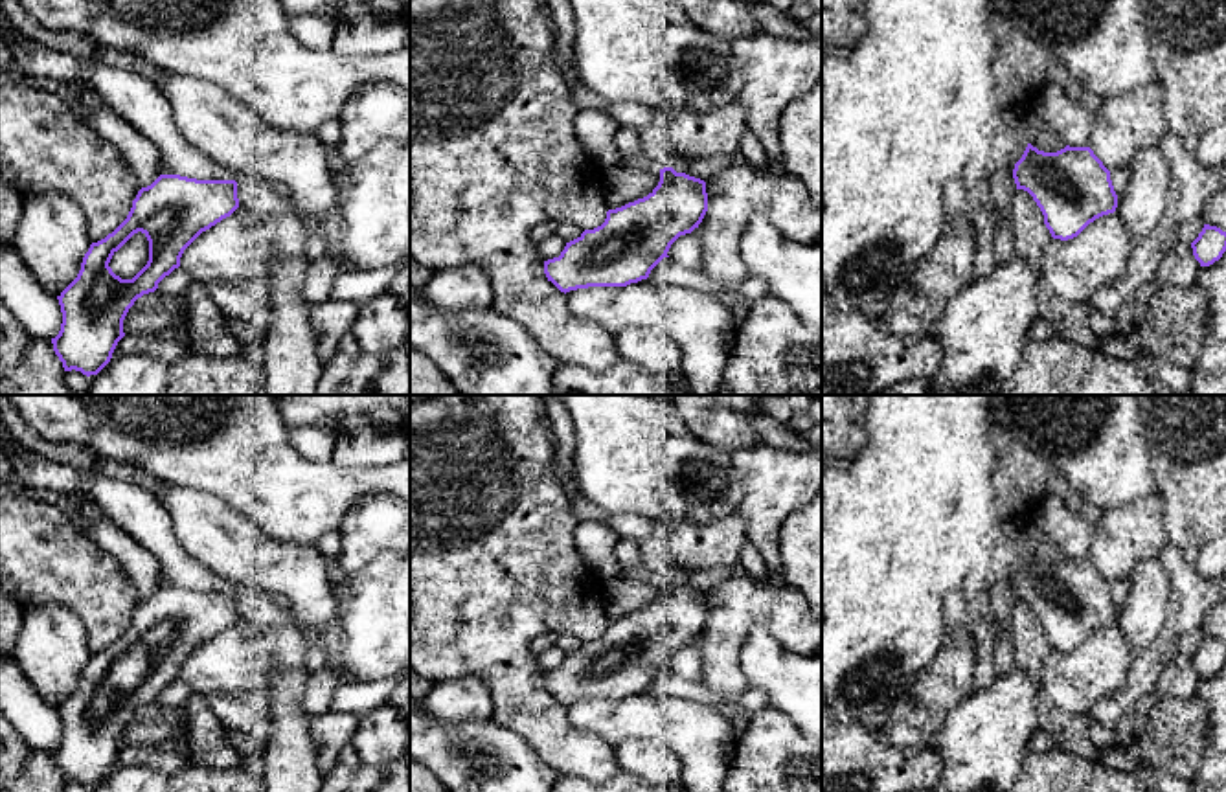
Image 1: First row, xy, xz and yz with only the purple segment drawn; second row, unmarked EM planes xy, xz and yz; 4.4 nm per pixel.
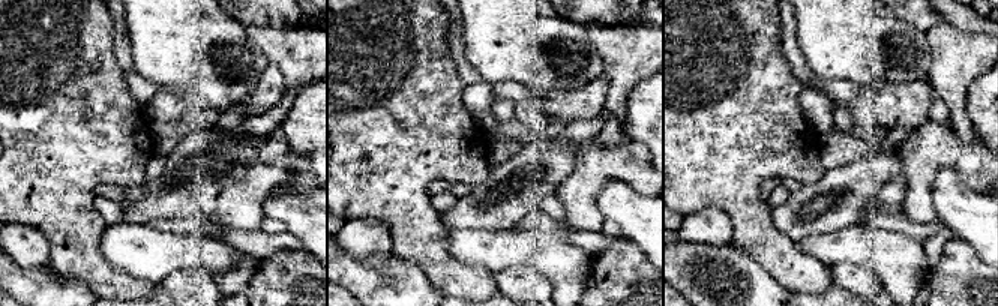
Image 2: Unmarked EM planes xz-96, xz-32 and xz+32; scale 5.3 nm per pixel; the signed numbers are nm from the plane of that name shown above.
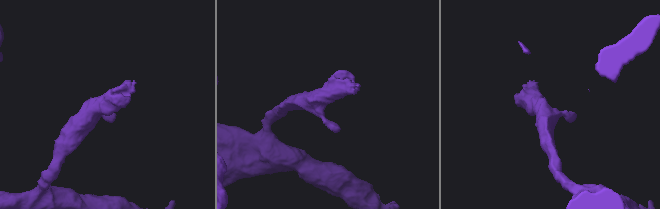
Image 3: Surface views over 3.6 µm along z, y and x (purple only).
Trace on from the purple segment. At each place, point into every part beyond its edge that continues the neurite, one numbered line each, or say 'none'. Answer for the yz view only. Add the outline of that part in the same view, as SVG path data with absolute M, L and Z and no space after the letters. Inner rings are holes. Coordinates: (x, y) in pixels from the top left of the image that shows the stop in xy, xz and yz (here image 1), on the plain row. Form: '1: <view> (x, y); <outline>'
none

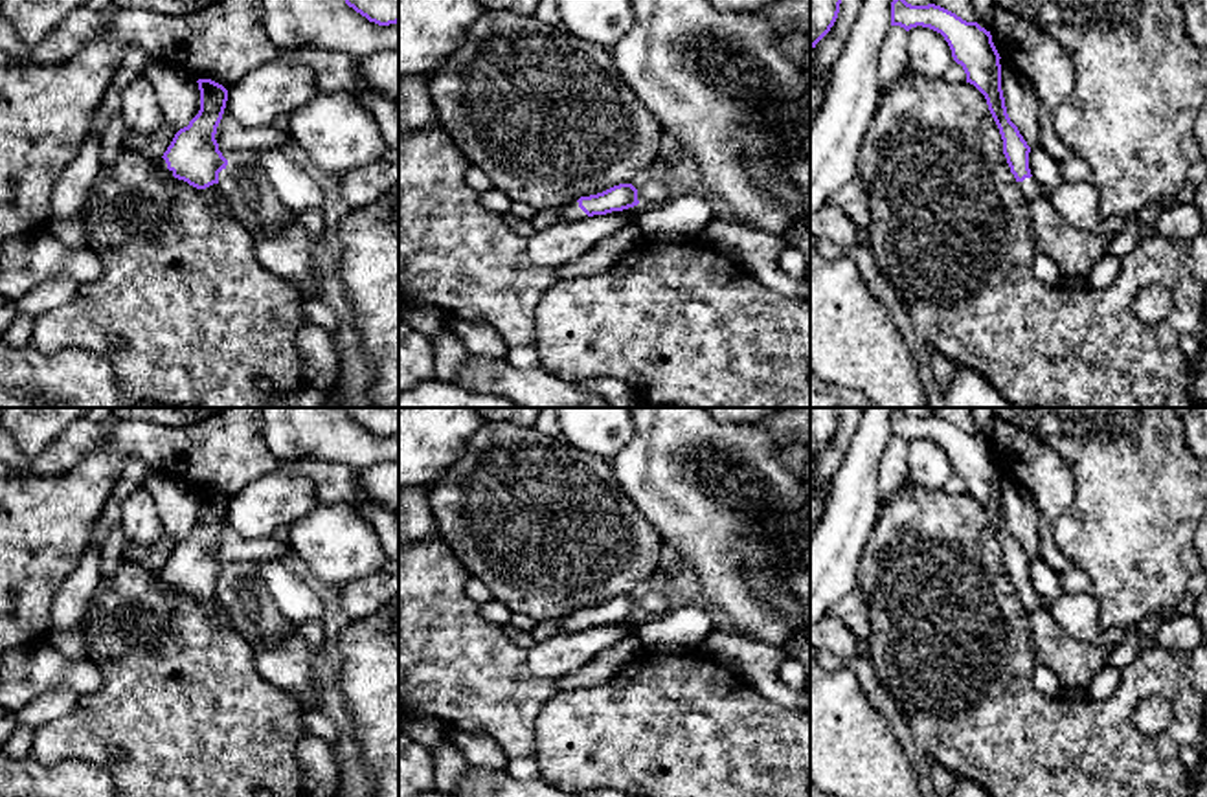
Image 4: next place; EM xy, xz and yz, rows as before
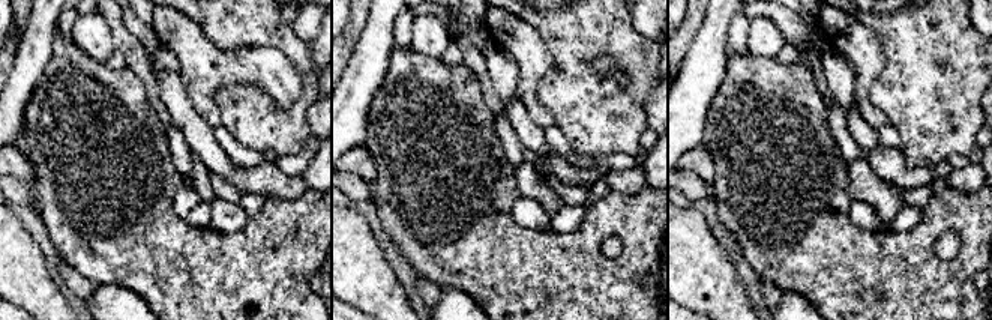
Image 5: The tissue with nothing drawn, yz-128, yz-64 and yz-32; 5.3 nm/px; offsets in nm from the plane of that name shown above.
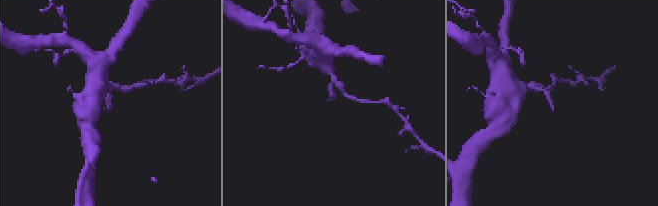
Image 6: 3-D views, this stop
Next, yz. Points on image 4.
1: yz (1031, 601); M1031 588L1025 589L1023 593L1018 593L1023 608L1032 615L1036 610L1047 606L1043 599Z

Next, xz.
1: xz (572, 623); M577 612L568 615L568 617L564 617L562 626L560 626L562 632L582 632L586 628L588 626L579 619Z

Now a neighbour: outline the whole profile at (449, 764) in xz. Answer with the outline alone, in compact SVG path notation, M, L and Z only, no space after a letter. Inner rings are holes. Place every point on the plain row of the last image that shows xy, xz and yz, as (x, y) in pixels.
M452 744L437 746L430 751L434 758L435 790L452 793L459 780L470 771L470 764Z

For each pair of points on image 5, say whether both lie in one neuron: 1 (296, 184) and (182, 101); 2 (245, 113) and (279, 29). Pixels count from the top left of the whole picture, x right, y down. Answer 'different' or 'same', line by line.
1: same
2: same

